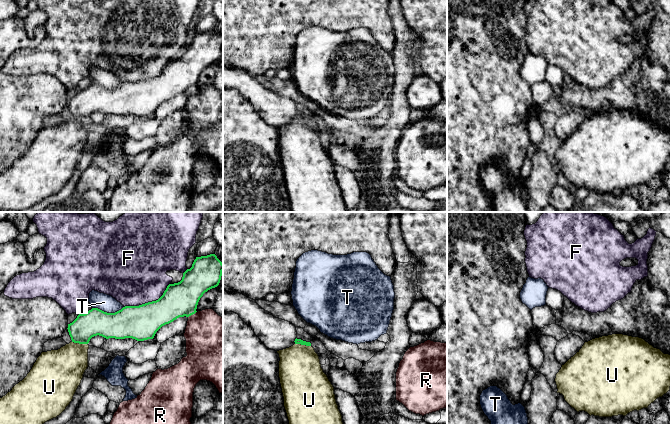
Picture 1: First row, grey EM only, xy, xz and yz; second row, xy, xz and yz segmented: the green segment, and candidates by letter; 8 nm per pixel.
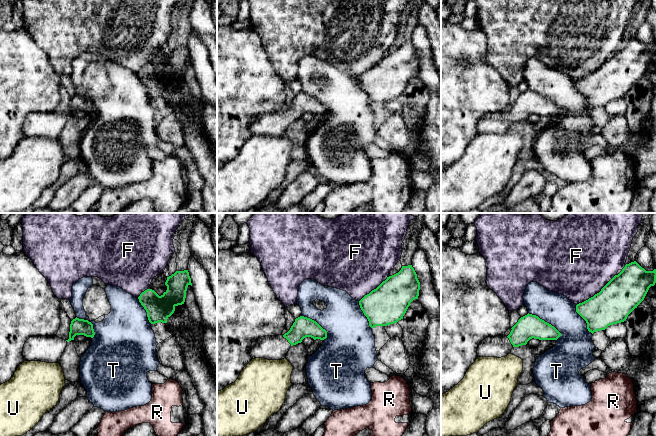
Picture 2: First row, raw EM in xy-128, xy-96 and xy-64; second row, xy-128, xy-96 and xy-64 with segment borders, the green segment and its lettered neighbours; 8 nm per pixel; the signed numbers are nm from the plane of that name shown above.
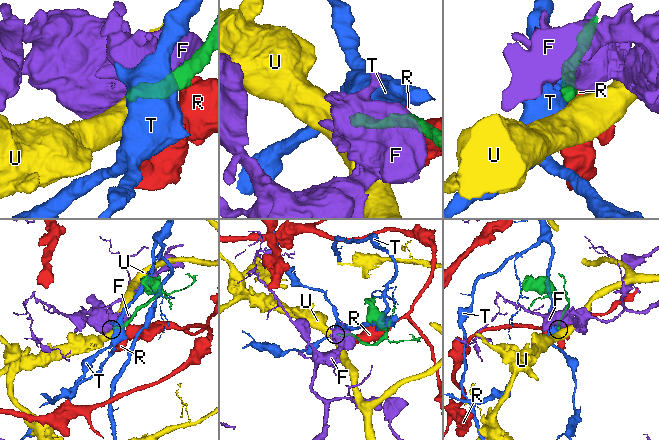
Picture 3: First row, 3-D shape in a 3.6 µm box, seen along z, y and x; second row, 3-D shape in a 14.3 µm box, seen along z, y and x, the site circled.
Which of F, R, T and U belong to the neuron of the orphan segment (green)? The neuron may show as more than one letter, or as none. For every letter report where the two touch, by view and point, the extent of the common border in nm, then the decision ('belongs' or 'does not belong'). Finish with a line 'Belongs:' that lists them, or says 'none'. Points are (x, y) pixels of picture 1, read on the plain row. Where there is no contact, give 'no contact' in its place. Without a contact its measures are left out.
F: xy (148, 78) | 420 nm | does not belong
R: xy (192, 90) | 90 nm | does not belong
T: xy (106, 88) | 260 nm | does not belong
U: xy (80, 119) | 130 nm | does not belong
Belongs: none

